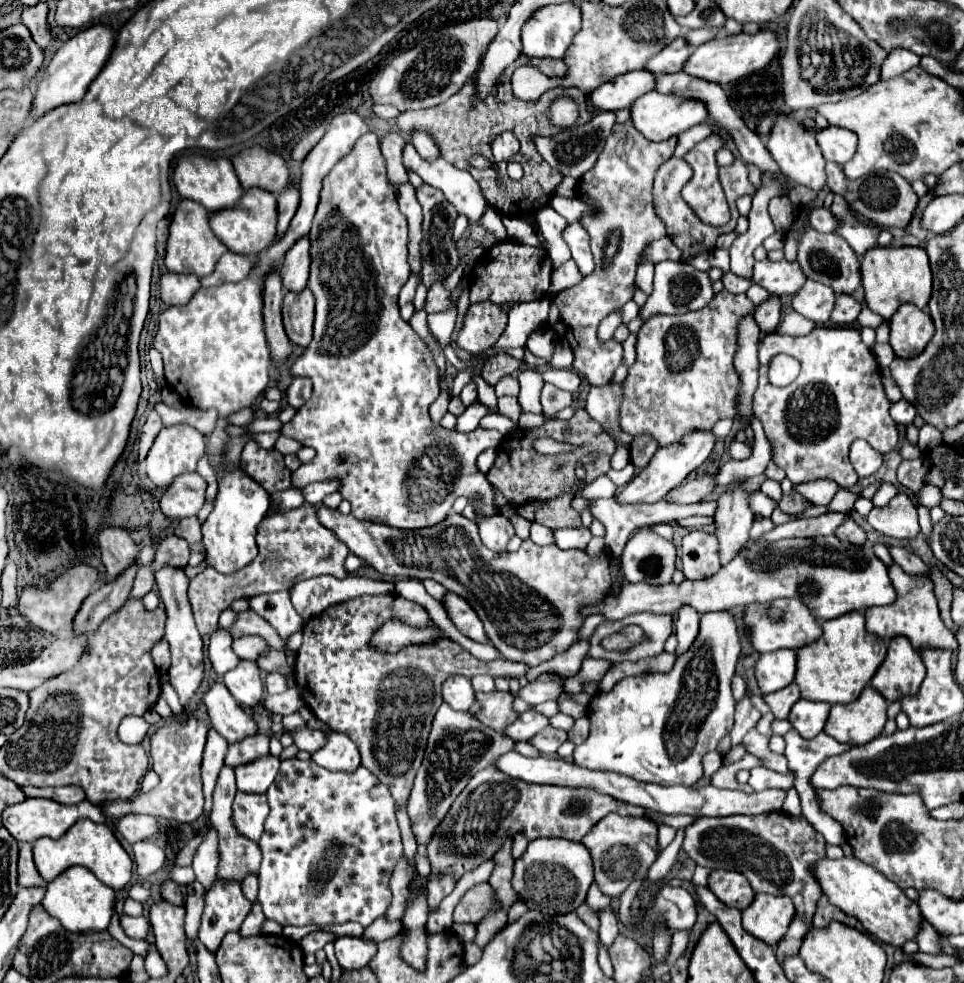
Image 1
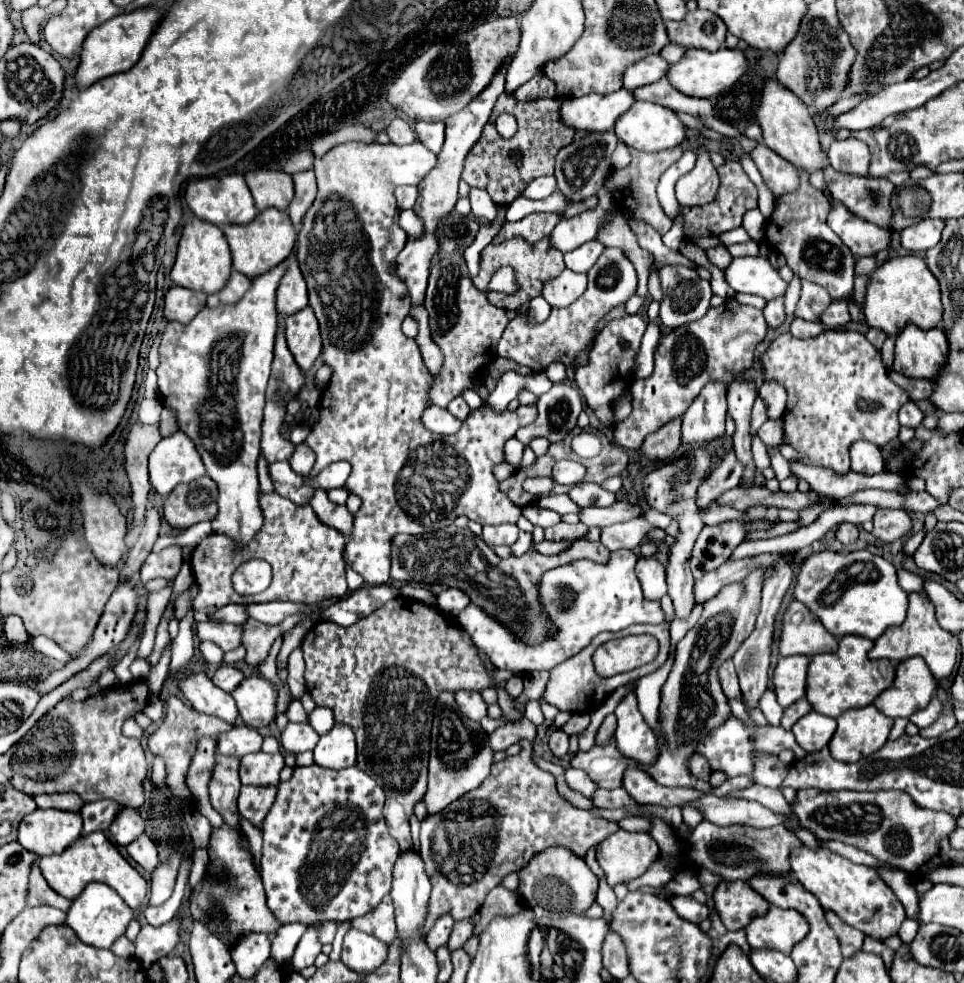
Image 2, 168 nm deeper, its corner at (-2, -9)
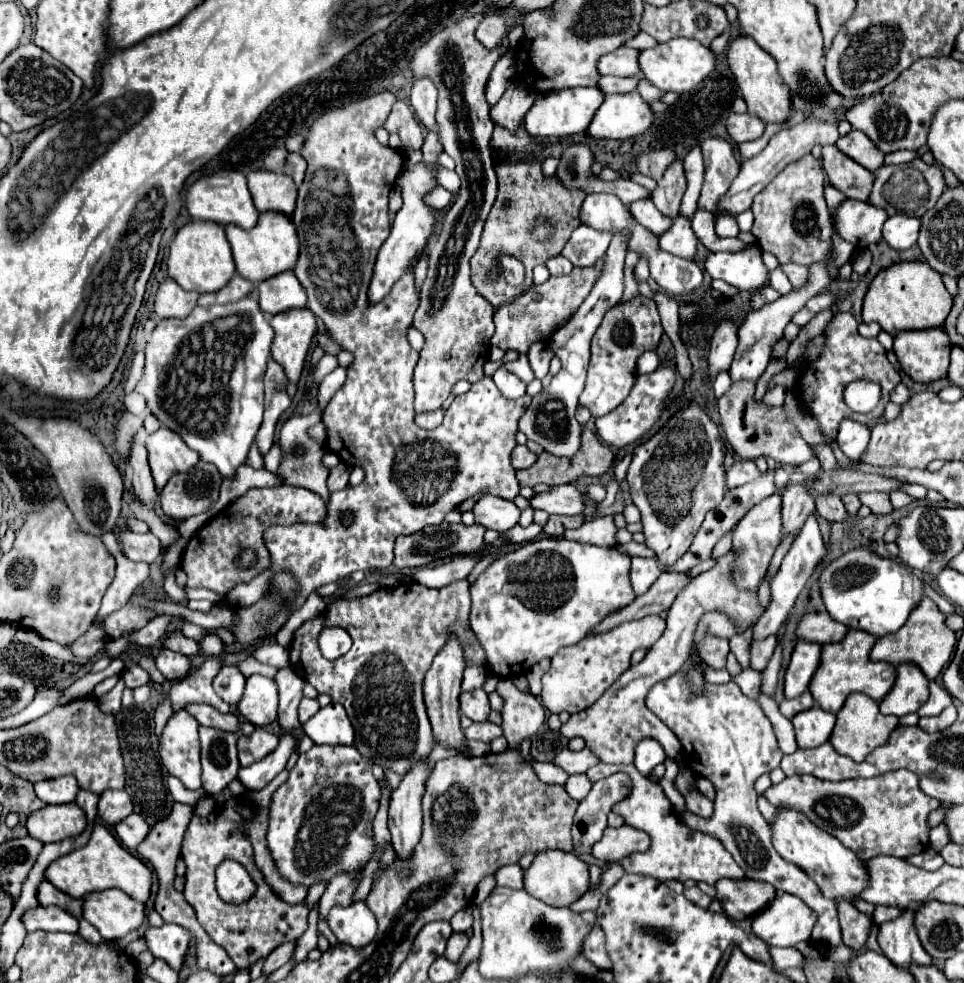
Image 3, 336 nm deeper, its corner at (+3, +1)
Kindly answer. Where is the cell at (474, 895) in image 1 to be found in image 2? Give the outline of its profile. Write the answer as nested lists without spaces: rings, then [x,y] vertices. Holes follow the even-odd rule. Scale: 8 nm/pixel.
[[[463,919],[461,923],[455,923],[447,947],[449,947],[451,951],[463,947],[463,943],[471,937],[471,933],[473,933],[473,921],[471,921],[471,919]]]

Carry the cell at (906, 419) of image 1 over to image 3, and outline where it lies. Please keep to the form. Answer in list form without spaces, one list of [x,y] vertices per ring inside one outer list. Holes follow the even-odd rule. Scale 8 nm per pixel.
[[[898,383],[898,385],[892,389],[892,393],[890,393],[890,401],[896,403],[896,405],[904,405],[908,399],[910,399],[910,391],[908,391],[906,385],[902,385],[902,383]]]

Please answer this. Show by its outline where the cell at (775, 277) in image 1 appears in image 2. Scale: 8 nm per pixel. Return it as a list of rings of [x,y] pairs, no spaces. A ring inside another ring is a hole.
[[[761,245],[757,257],[737,257],[725,271],[727,283],[739,293],[759,295],[767,301],[785,295],[787,281],[783,281],[767,261],[767,245]]]

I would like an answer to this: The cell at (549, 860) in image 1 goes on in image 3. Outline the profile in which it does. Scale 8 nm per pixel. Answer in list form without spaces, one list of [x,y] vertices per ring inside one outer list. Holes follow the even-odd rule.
[[[544,851],[538,853],[528,871],[524,873],[524,889],[546,905],[556,905],[556,907],[568,907],[570,903],[578,901],[588,889],[590,889],[590,875],[588,875],[588,865],[580,861],[572,853],[560,853],[560,851]]]

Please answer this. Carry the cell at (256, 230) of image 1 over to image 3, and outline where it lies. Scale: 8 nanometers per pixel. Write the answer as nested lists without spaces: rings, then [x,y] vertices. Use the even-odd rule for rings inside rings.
[[[262,213],[258,219],[258,225],[254,229],[240,229],[236,225],[226,227],[226,237],[232,245],[232,255],[236,261],[236,271],[246,277],[248,281],[260,283],[266,279],[272,279],[284,271],[292,271],[298,261],[298,235],[296,225],[290,217],[284,217],[282,213]]]

